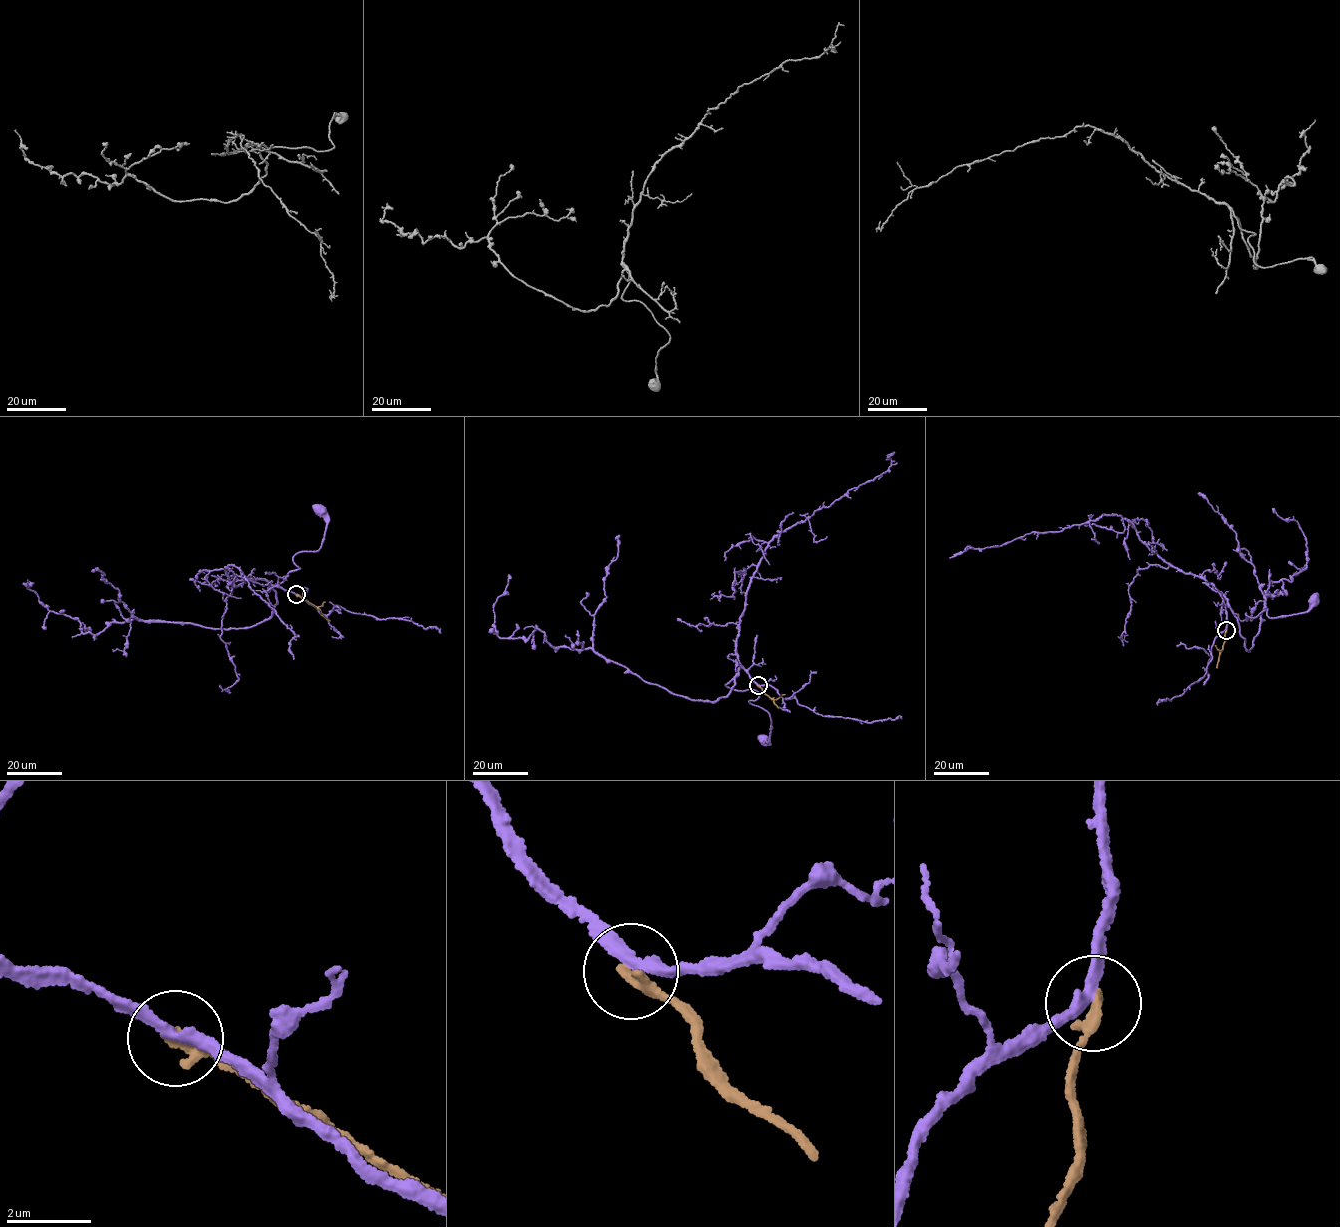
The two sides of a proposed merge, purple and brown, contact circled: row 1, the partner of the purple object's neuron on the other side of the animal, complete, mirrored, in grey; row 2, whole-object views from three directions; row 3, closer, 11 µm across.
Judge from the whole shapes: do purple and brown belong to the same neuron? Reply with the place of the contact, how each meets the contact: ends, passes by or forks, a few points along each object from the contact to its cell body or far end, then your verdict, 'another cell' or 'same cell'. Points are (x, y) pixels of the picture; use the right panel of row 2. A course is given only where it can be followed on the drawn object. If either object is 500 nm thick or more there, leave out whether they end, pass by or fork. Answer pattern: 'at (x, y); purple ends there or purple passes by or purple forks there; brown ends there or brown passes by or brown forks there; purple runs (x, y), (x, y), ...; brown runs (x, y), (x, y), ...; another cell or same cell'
at (1226, 630); purple passes by; brown ends there; purple runs (1226, 629), (1226, 607), (1246, 620), (1245, 614), (1256, 617), (1266, 610), (1273, 618), (1304, 613), (1313, 600); brown runs (1226, 630), (1216, 668); another cell

